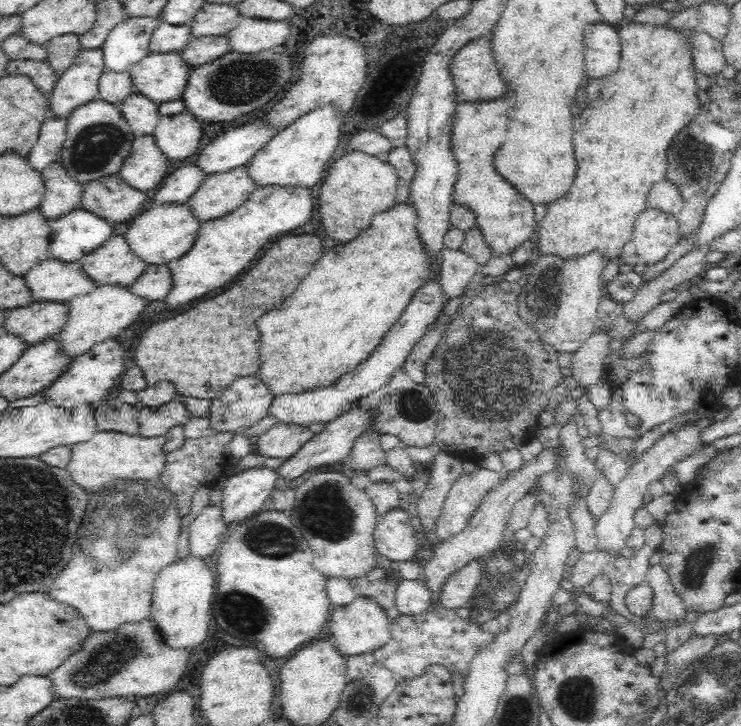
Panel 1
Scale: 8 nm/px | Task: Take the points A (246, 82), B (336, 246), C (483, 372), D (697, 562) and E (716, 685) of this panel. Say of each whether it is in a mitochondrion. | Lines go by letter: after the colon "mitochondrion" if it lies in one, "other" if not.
A: mitochondrion
B: other
C: mitochondrion
D: mitochondrion
E: mitochondrion

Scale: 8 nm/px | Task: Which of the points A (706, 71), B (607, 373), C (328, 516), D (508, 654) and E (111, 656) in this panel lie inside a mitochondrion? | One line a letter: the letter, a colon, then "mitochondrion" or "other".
A: other
B: other
C: mitochondrion
D: other
E: mitochondrion

